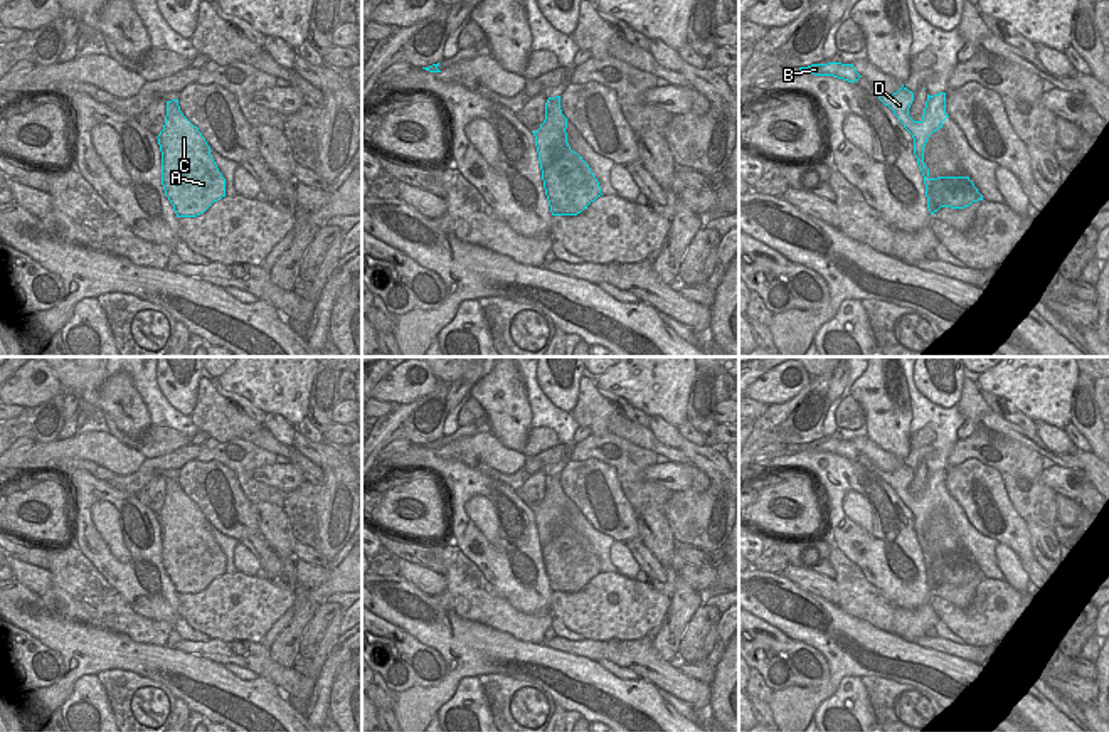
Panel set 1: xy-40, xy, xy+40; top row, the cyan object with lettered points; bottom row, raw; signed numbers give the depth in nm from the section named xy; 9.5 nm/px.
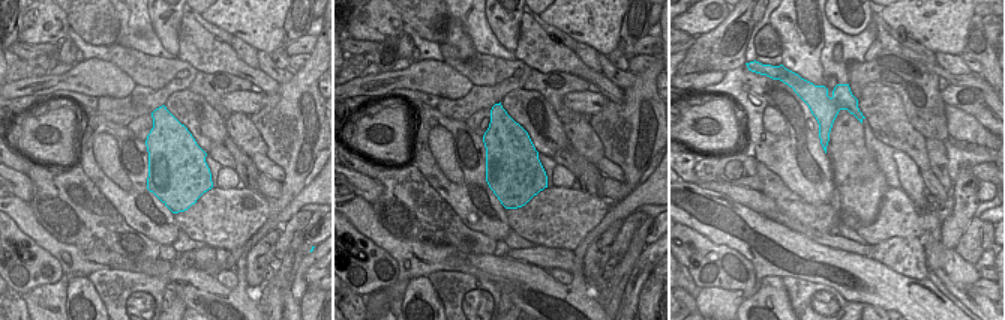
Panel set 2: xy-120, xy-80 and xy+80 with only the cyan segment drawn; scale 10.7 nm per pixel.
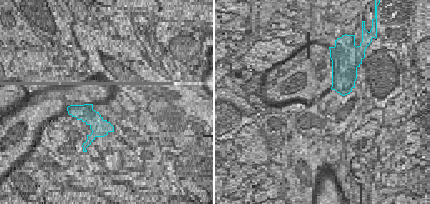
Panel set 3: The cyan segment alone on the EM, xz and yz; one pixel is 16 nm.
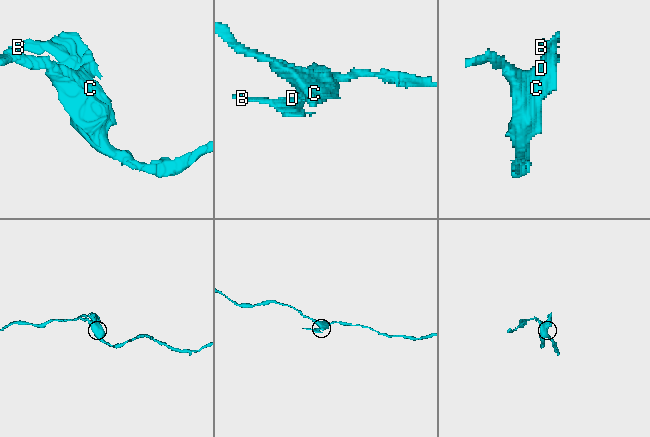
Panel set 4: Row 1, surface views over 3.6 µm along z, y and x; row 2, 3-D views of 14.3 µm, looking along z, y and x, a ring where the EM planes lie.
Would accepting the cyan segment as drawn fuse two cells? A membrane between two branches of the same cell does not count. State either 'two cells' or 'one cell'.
two cells

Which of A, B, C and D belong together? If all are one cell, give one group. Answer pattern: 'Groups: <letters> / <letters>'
Groups: A C / B D

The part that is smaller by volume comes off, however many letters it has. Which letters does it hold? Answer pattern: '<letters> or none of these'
B, D

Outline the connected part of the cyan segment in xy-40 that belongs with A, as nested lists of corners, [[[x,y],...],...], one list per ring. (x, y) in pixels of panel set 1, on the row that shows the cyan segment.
[[[178,99],[167,101],[160,131],[162,185],[177,217],[197,217],[226,197],[226,178],[219,172],[205,138],[180,111]]]

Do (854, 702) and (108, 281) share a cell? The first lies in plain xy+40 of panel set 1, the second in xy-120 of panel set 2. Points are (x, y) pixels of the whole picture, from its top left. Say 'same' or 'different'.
different

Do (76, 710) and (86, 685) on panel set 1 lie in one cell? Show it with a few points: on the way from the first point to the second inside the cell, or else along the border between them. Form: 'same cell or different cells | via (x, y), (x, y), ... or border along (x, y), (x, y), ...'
same cell | via (83, 704), (86, 692)

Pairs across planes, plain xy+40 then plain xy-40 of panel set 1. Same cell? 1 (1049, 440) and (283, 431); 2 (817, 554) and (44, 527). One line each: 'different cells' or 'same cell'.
1: same cell
2: different cells

